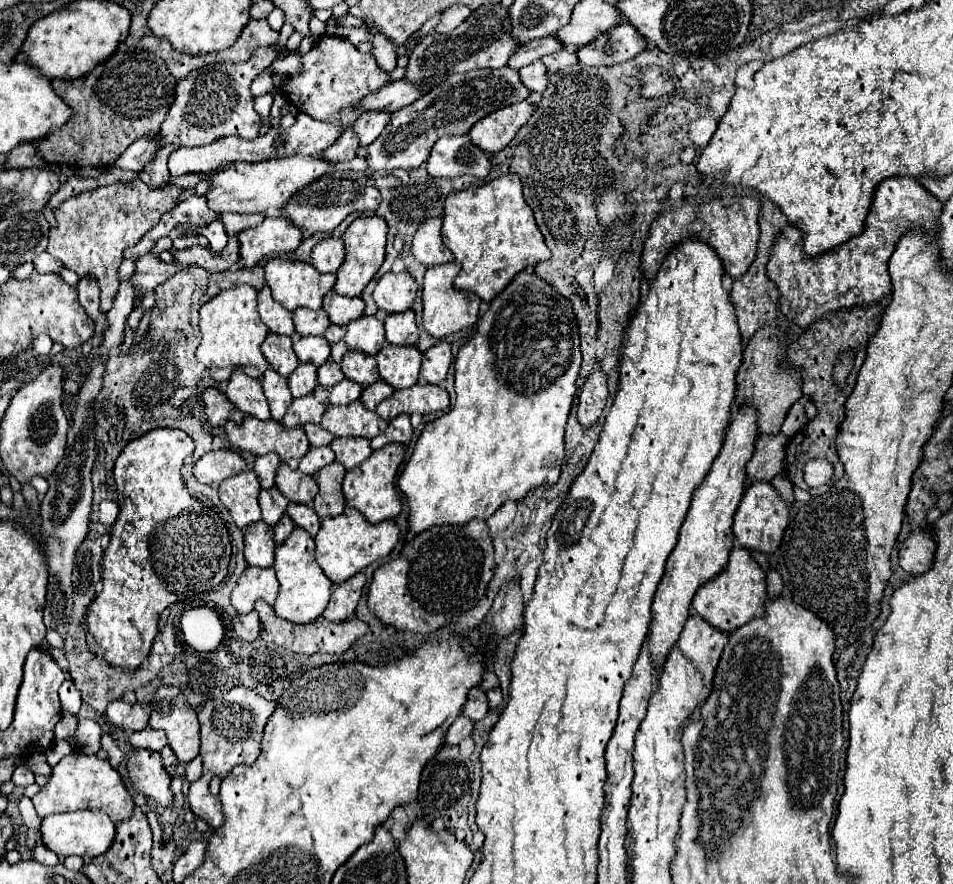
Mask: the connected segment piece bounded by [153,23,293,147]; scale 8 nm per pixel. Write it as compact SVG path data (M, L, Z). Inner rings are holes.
M285 23L279 31L277 45L259 47L249 61L227 63L227 65L225 63L205 65L201 69L191 71L185 79L179 79L175 85L175 101L153 141L159 147L167 147L167 145L201 147L201 145L215 143L217 139L227 135L241 135L249 139L253 139L253 135L259 135L261 117L253 109L253 95L249 87L251 87L251 81L277 59L279 49L285 47L291 33L293 33L293 27Z

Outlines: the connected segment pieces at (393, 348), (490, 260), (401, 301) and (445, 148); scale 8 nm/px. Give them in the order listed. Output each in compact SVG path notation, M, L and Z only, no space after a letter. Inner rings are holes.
M389 343L375 355L375 359L381 379L393 385L395 390L407 389L417 383L421 367L421 351L417 347Z
M501 175L475 191L465 189L453 193L445 199L443 209L443 245L451 249L455 261L461 263L455 287L463 291L469 289L487 303L513 279L515 273L551 257L543 235L537 229L533 211L523 199L521 179L517 175Z
M403 271L403 273L385 273L373 291L373 299L379 309L385 309L387 313L401 313L411 309L417 293L415 279Z
M467 135L441 137L427 161L427 171L431 177L475 175L485 179L489 169L489 157Z

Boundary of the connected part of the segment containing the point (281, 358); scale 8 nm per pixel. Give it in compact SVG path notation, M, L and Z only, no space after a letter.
M269 333L261 345L261 351L263 351L265 359L269 361L271 369L281 373L283 377L287 377L299 365L299 359L297 359L291 343L293 343L291 337Z

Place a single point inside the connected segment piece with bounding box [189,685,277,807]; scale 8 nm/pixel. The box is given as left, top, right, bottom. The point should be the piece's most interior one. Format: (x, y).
(232, 725)

